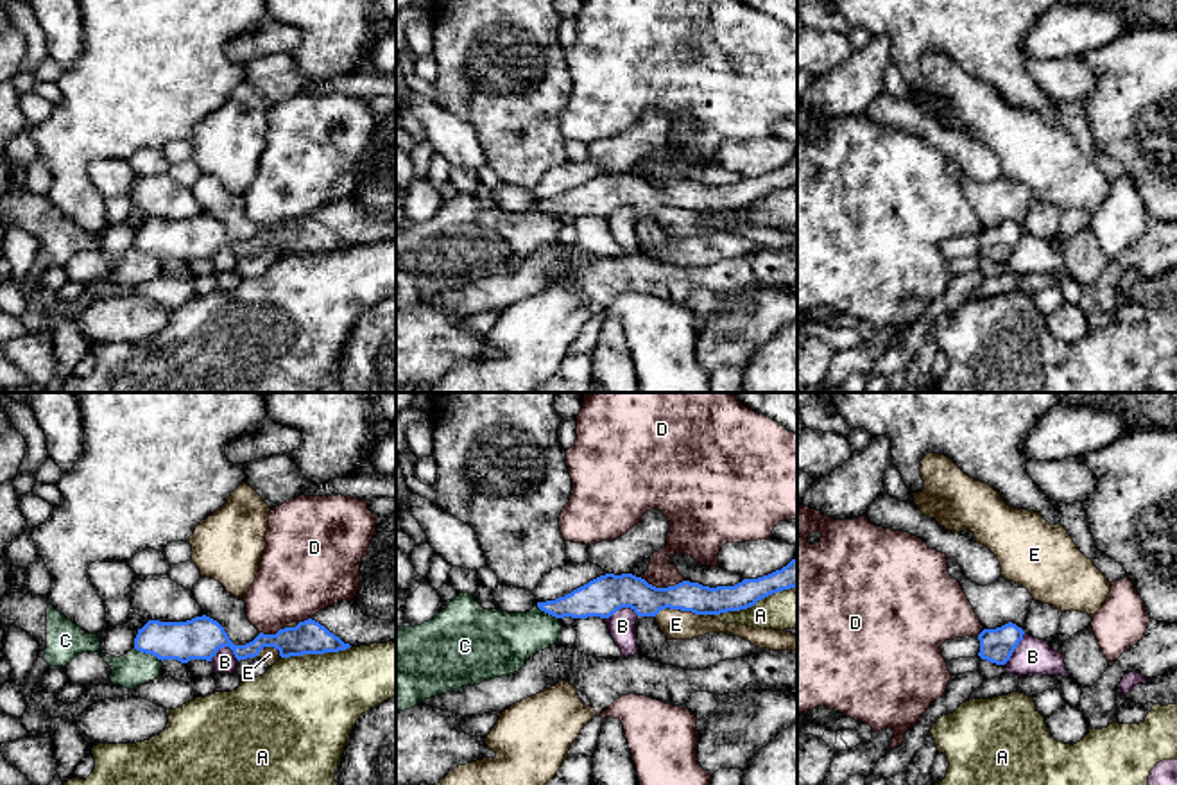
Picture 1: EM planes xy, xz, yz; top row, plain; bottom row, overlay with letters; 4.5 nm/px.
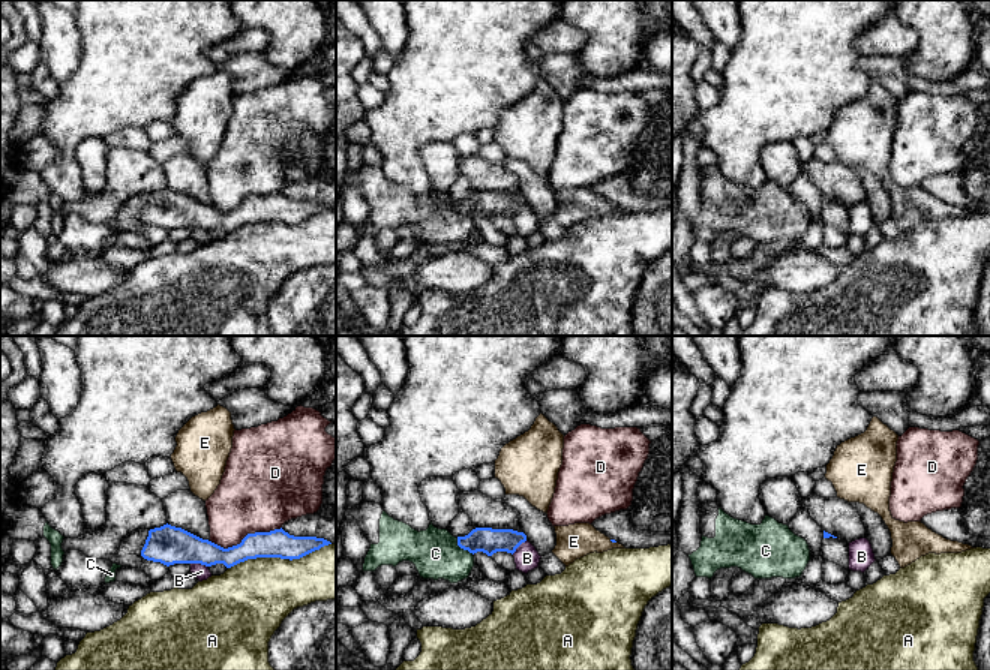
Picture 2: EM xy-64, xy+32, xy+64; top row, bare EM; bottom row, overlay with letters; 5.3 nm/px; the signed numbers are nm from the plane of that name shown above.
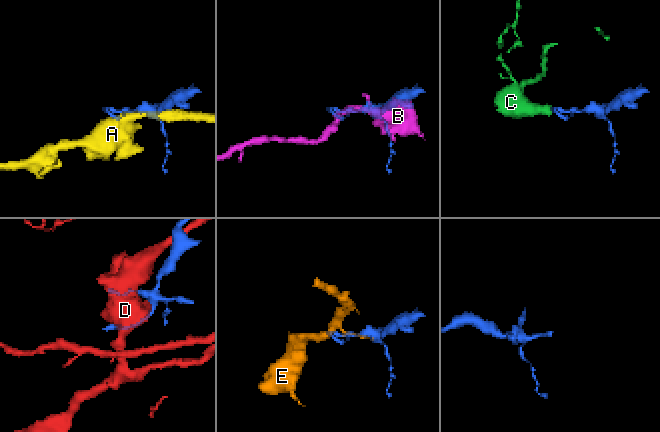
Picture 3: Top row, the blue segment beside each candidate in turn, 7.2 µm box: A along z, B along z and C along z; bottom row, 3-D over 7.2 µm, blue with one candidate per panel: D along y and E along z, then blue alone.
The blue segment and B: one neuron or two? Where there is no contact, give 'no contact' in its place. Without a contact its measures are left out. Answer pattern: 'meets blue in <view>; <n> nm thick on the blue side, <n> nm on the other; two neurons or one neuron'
meets blue in xy; 190 nm thick on the blue side, 110 nm on the other; two neurons

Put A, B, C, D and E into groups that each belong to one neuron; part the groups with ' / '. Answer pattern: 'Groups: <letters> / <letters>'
Groups: A / B / C / D / E

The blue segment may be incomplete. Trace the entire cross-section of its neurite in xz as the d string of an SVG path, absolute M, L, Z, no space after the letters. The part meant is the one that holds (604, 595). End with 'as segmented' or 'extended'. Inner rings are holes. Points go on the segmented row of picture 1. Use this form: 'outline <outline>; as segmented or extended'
outline M797 557L769 575L717 588L690 581L656 588L632 574L606 574L564 597L537 602L537 608L555 618L609 618L622 608L631 608L638 617L656 617L666 608L695 615L720 615L747 609L772 593L795 586Z; as segmented

